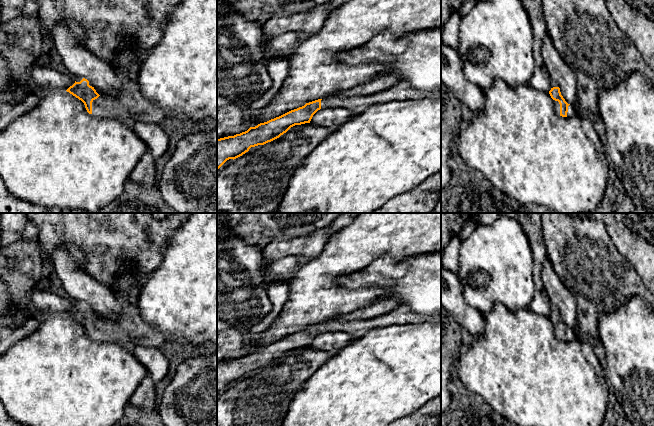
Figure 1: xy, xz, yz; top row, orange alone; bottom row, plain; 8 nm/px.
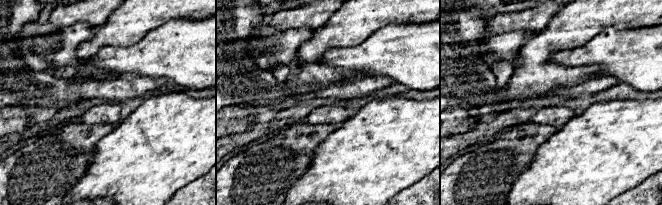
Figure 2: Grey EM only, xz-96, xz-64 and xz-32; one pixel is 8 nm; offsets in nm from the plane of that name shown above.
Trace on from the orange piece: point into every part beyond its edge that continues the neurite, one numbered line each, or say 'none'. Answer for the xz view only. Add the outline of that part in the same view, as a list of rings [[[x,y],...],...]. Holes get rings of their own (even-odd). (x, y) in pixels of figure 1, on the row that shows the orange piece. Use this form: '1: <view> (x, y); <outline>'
1: xz (403, 90); [[[399,81],[398,84],[391,89],[373,95],[343,98],[334,94],[325,97],[321,100],[321,109],[343,107],[356,116],[375,104],[387,103],[394,100],[418,100],[423,98],[441,98],[441,87],[426,92],[414,89],[408,82]]]

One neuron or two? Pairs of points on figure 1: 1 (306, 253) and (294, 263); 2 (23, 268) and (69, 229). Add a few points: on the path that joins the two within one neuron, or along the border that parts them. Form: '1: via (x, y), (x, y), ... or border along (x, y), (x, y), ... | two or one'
1: border along (277, 260), (288, 256), (298, 256), (303, 261) | two
2: border along (36, 238), (48, 267) | two

